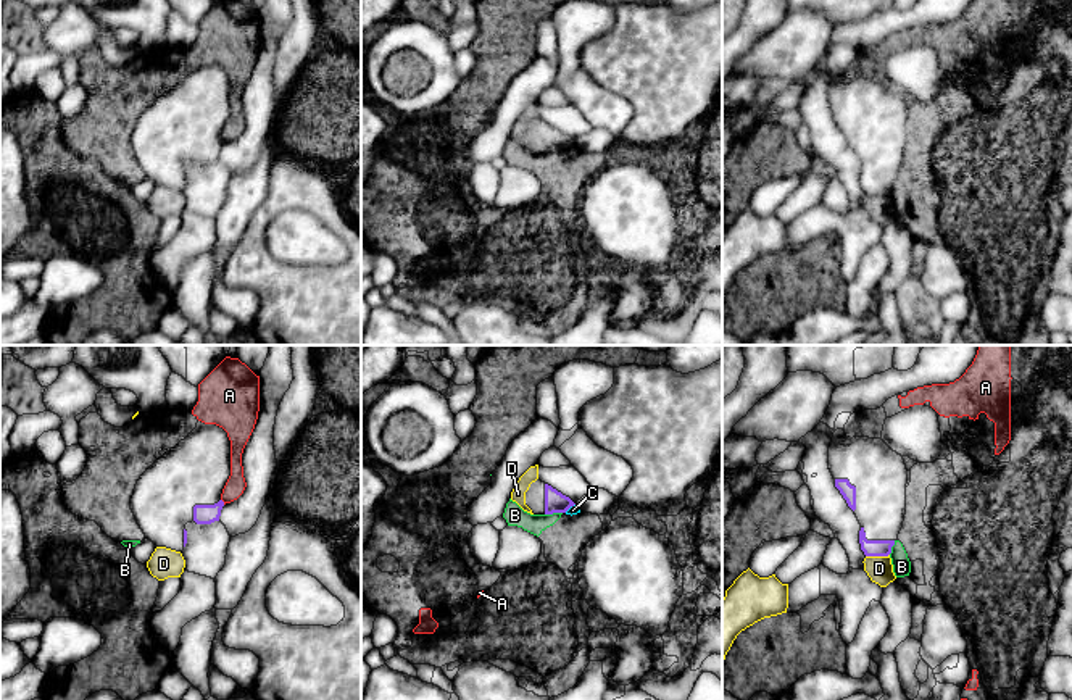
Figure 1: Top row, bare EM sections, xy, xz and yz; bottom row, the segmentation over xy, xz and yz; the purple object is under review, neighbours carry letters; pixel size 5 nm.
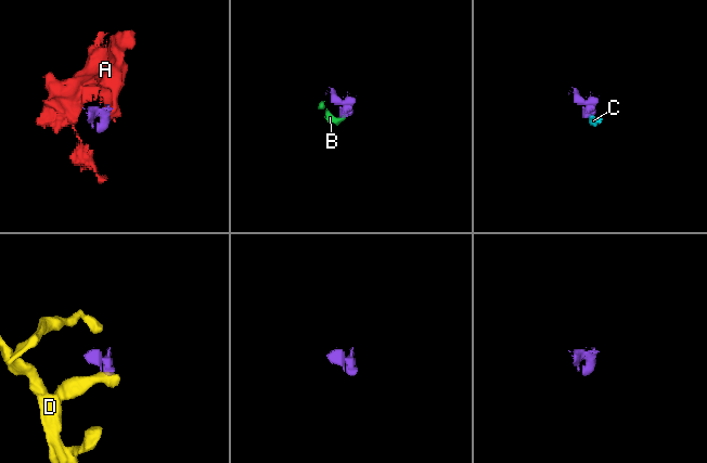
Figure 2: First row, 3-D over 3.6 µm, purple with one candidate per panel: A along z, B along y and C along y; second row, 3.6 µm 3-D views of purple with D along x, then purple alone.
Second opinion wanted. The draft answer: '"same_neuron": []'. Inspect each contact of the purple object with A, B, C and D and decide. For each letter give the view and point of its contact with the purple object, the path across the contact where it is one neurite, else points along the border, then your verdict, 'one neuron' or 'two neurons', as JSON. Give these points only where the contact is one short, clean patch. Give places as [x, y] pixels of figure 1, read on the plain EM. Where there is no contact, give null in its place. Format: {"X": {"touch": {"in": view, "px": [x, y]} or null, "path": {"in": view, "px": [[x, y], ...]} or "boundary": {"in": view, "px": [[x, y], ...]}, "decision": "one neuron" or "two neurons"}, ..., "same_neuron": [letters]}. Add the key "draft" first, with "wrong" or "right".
{"draft": "right", "A": {"touch": {"in": "xy", "px": [223, 141]}, "boundary": {"in": "xy", "px": [[221, 137], [224, 142]]}, "decision": "two neurons"}, "B": {"touch": {"in": "xz", "px": [553, 150]}, "boundary": {"in": "xz", "px": [[561, 150], [545, 154]]}, "decision": "two neurons"}, "C": {"touch": {"in": "xz", "px": [569, 145]}, "boundary": {"in": "xz", "px": [[574, 142], [565, 150]]}, "decision": "two neurons"}, "D": {"touch": {"in": "yz", "px": [877, 194]}, "boundary": {"in": "yz", "px": [[889, 192], [866, 195]]}, "decision": "two neurons"}, "same_neuron": []}

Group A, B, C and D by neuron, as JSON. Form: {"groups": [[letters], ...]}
{"groups": [["A", "B", "C"], ["D"]]}

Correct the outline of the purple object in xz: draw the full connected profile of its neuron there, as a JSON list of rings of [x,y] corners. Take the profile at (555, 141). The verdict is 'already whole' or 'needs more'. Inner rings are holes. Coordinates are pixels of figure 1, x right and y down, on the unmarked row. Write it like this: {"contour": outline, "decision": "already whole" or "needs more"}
{"contour": [[[537,118],[526,131],[526,144],[534,153],[553,153],[566,152],[575,142],[551,124]]], "decision": "needs more"}

